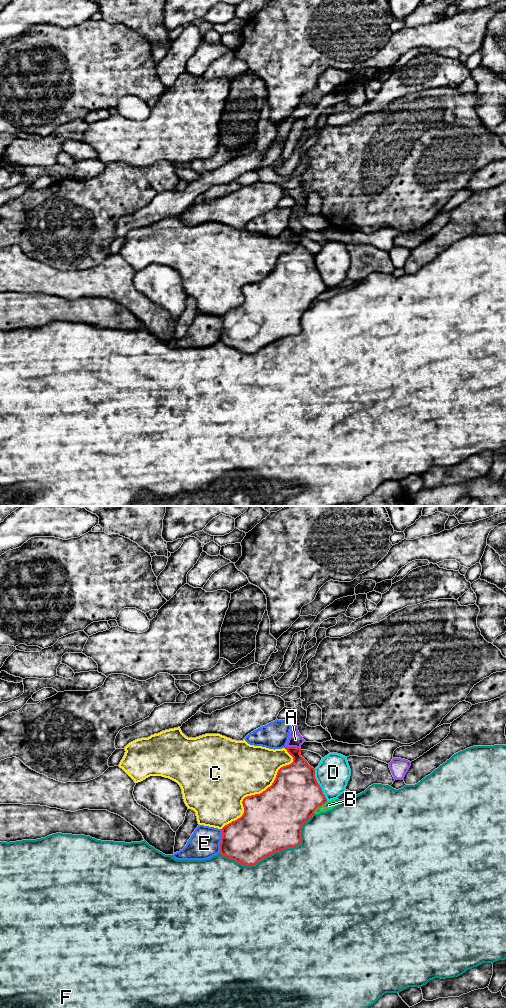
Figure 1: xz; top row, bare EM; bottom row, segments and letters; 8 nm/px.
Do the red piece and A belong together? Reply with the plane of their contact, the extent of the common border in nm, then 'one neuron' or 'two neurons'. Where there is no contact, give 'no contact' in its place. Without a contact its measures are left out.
meets red in xz; contact 110 nm long; two neurons

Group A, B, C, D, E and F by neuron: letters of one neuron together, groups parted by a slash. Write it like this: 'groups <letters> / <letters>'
groups A / B F / C / D / E

